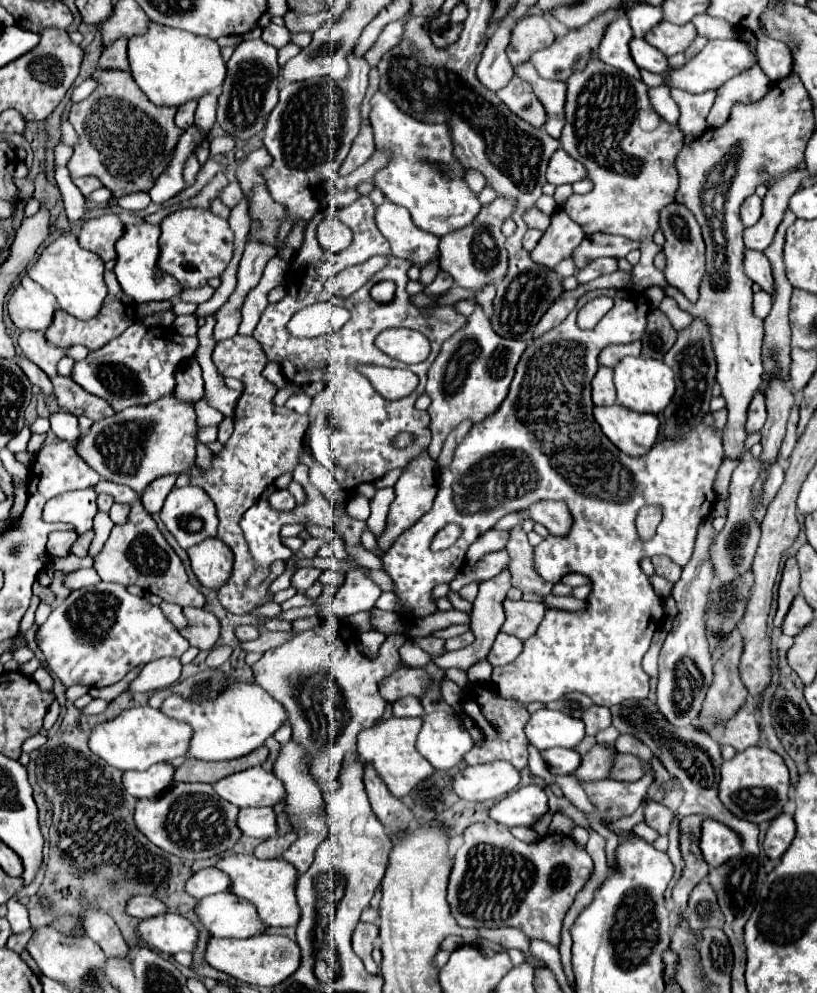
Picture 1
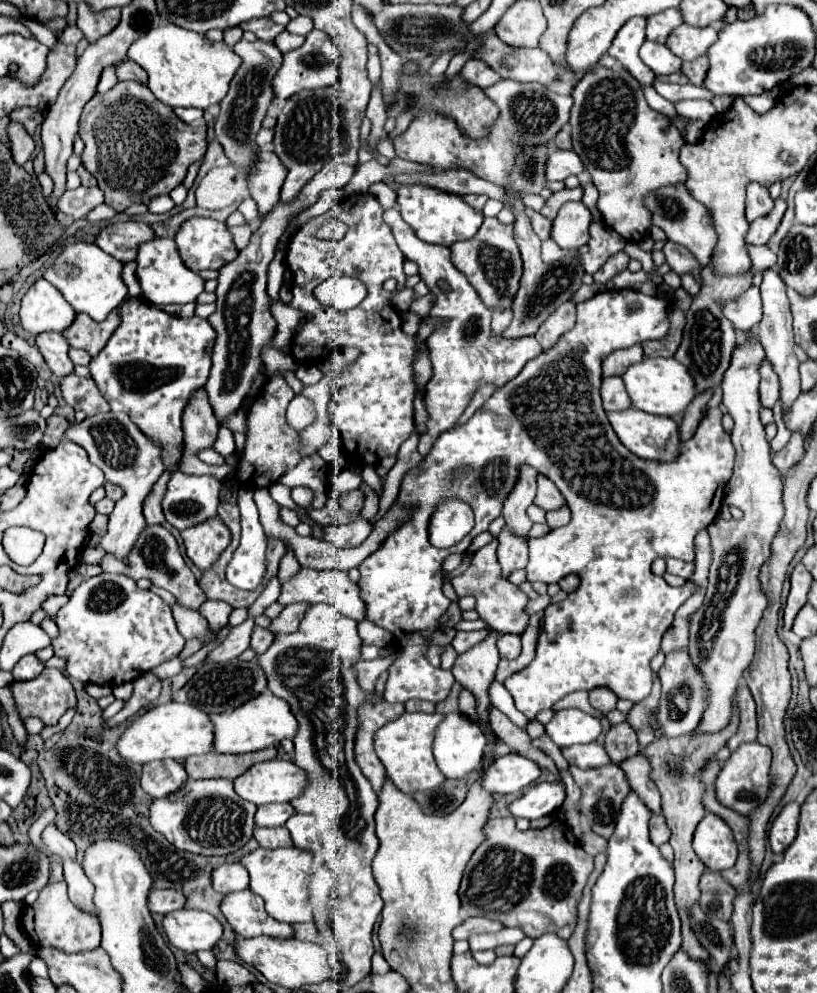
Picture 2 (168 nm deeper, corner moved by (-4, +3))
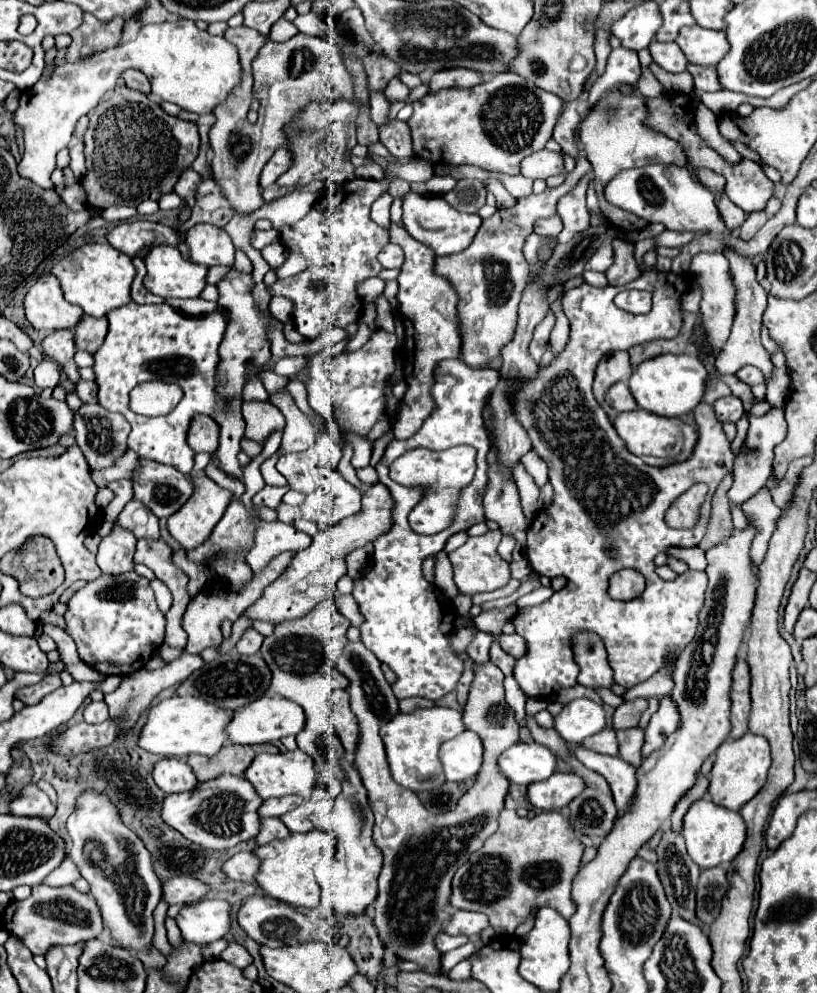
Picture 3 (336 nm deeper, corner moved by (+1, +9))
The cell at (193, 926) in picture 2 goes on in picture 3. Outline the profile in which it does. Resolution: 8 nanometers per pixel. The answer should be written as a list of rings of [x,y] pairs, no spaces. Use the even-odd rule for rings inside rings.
[[[205,898],[187,906],[175,920],[185,940],[211,944],[223,938],[231,928],[231,904],[217,898]]]

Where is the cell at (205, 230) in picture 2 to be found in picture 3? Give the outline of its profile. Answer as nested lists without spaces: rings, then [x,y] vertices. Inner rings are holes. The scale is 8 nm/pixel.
[[[197,224],[185,234],[191,260],[203,266],[231,266],[235,258],[235,248],[229,234],[223,228],[211,224]]]

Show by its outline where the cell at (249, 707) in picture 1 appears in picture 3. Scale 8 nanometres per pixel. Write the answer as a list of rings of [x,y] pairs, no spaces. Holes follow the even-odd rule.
[[[263,696],[251,702],[249,706],[243,706],[237,710],[229,722],[229,742],[233,744],[265,744],[265,742],[275,742],[285,736],[295,736],[303,730],[305,726],[305,712],[301,710],[299,704],[281,698],[281,696]]]

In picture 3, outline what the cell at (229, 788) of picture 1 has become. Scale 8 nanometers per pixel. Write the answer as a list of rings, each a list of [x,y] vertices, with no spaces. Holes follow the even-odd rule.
[[[295,750],[295,752],[279,752],[279,754],[259,754],[253,760],[253,764],[247,768],[245,778],[255,786],[257,794],[263,800],[273,796],[287,796],[287,794],[301,794],[307,798],[315,786],[317,774],[313,768],[313,758],[303,750]]]

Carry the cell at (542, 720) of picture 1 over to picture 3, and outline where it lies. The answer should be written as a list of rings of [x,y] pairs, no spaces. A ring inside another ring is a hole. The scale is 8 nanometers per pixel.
[[[577,698],[555,716],[555,728],[563,740],[581,742],[605,728],[605,710],[589,698]]]

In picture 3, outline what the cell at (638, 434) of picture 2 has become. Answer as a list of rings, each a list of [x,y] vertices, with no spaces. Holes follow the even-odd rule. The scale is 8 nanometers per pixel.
[[[633,410],[633,412],[621,412],[613,420],[613,426],[617,434],[625,440],[631,454],[639,456],[649,466],[671,466],[677,462],[689,460],[689,454],[693,454],[693,448],[697,444],[697,428],[691,424],[681,422],[679,418],[661,418],[655,414],[649,414],[647,410]]]

